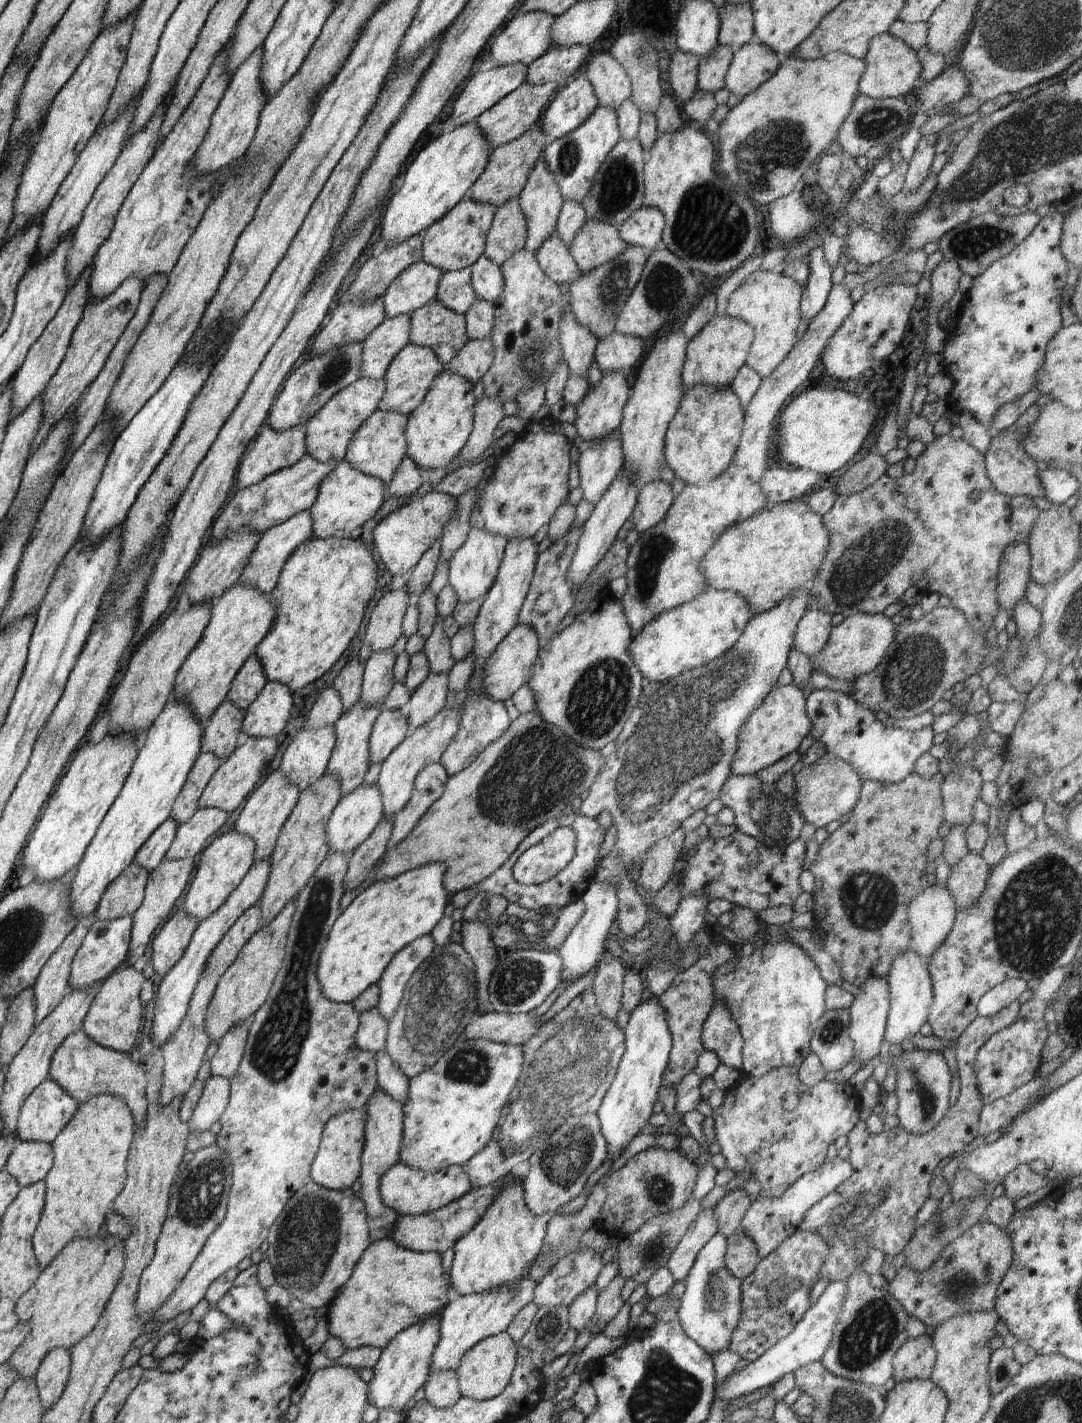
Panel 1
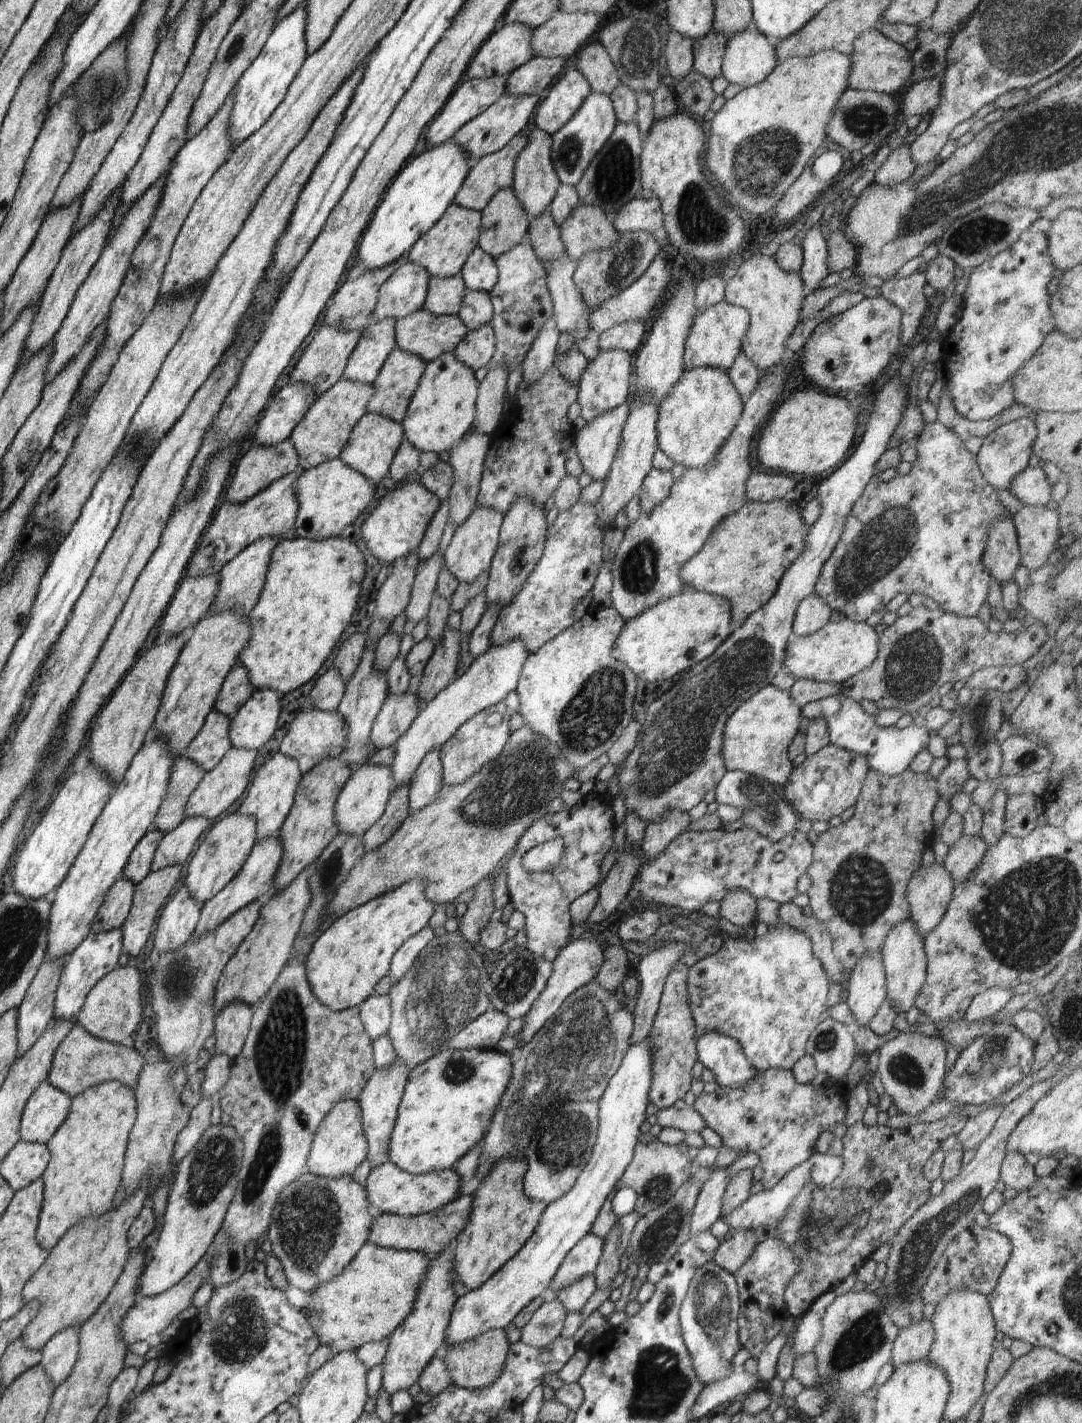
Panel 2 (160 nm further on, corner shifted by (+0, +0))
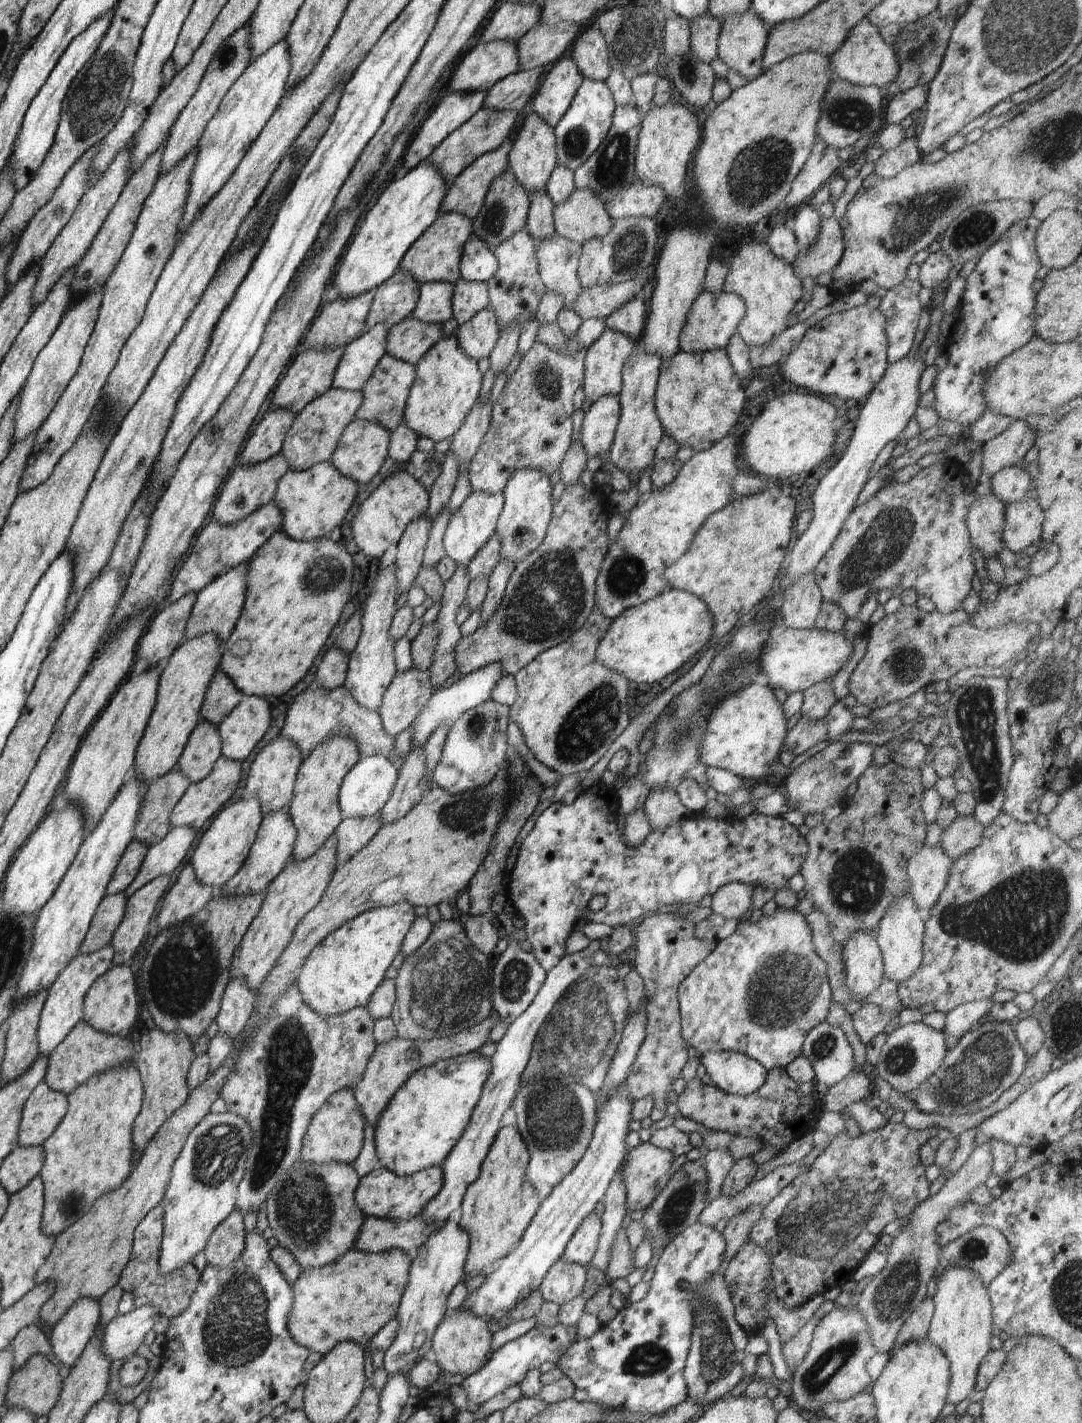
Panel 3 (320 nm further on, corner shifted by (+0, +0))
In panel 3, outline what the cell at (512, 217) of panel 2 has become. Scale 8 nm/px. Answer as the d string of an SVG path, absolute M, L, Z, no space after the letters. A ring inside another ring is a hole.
M510 170L504 171L490 183L484 206L473 221L474 234L490 249L502 244L514 233L525 230L529 213L529 196Z

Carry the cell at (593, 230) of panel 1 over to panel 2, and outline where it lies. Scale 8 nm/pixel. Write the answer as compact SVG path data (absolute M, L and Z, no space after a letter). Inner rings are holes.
M582 202L570 213L563 225L559 226L560 236L564 243L567 255L577 261L584 254L596 249L607 249L619 237L619 232L614 228L611 217L602 209Z

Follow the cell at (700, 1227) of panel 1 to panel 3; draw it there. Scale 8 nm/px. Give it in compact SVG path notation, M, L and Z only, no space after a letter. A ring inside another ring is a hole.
M728 1146L709 1150L703 1157L707 1172L707 1202L719 1197L725 1176L735 1163Z

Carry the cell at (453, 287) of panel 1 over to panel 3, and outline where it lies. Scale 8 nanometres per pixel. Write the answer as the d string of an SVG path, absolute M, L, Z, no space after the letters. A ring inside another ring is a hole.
M434 281L419 286L419 299L412 318L423 323L443 323L453 318L451 298L455 284Z

